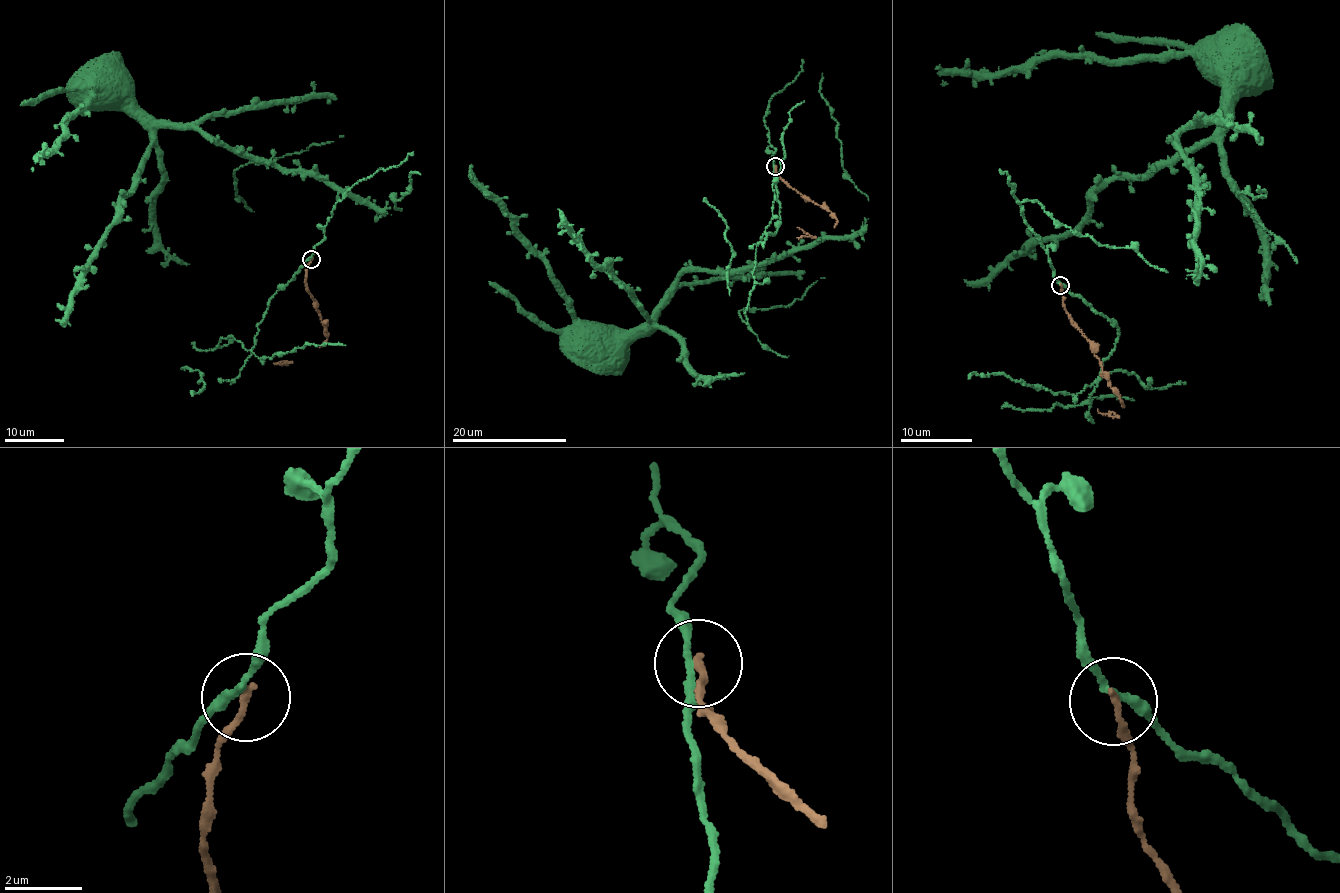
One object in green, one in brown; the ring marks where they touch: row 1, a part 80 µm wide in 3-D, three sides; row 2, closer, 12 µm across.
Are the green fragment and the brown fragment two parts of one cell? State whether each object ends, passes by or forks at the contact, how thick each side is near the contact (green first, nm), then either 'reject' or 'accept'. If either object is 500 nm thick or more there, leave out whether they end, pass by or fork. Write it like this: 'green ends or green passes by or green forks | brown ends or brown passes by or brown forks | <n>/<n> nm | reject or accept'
green passes by | brown ends | 180/180 nm | reject

